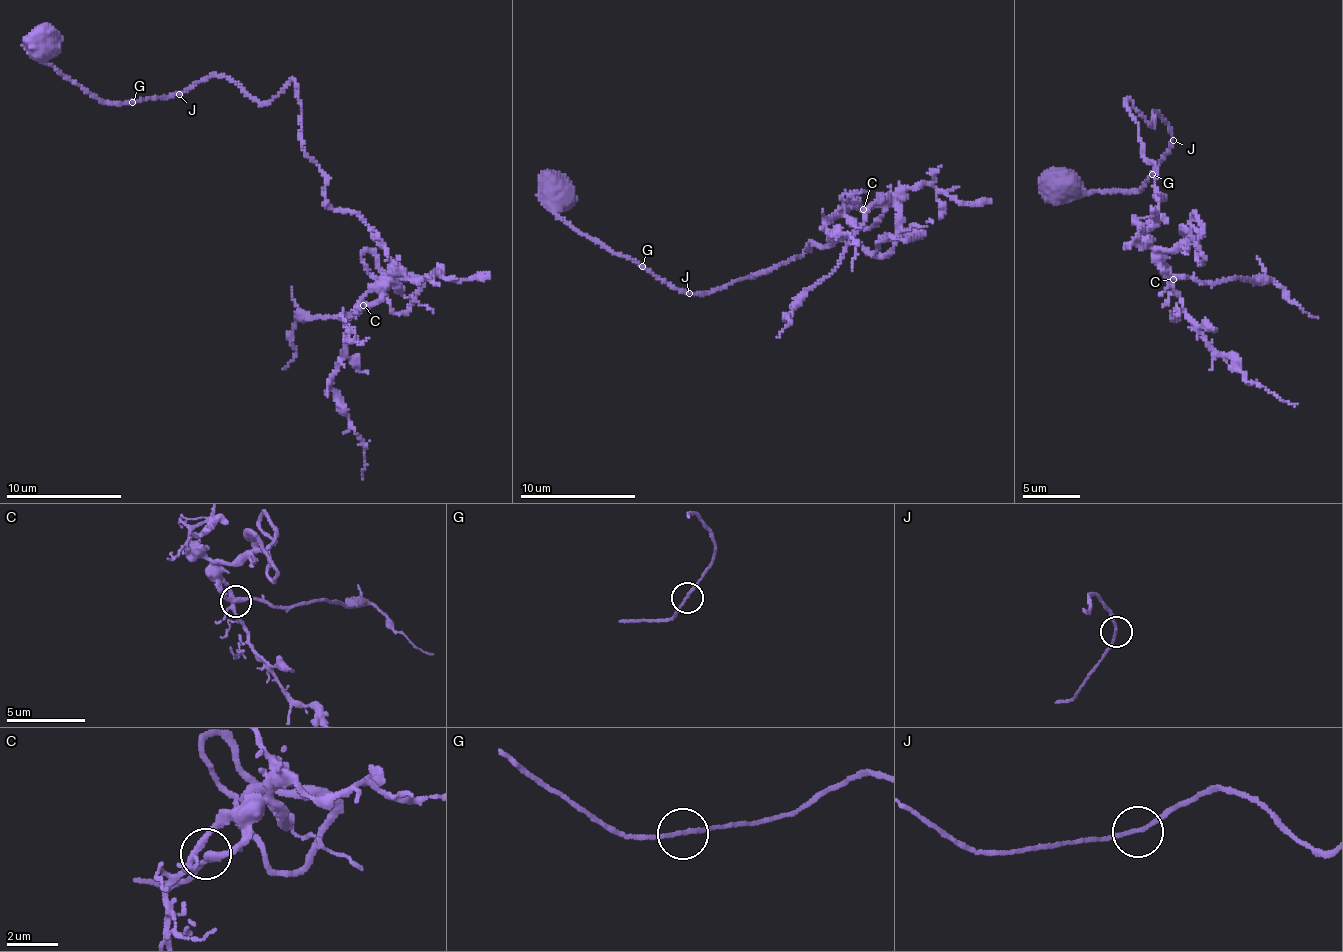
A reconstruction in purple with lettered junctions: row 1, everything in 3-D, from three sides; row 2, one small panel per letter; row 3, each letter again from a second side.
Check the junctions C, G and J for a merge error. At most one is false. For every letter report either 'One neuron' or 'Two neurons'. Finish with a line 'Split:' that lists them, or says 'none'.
C: One neuron
G: One neuron
J: One neuron
Split: none

